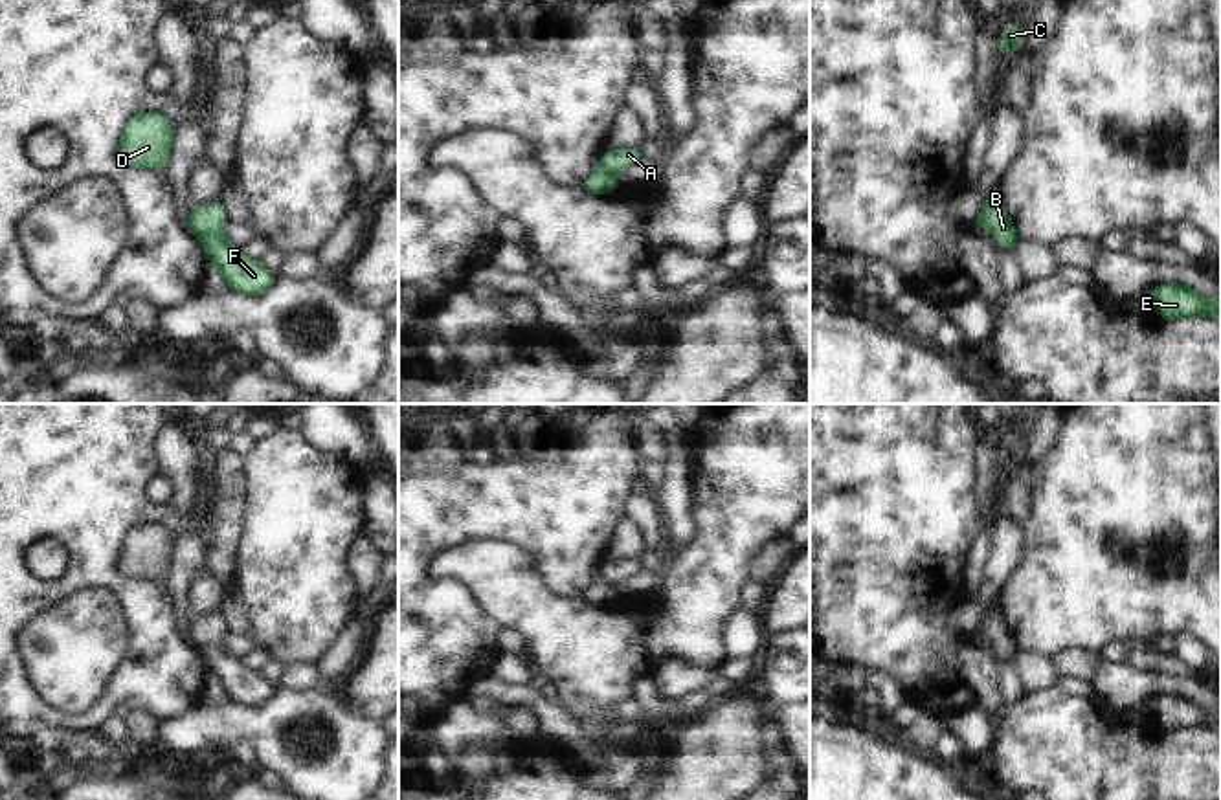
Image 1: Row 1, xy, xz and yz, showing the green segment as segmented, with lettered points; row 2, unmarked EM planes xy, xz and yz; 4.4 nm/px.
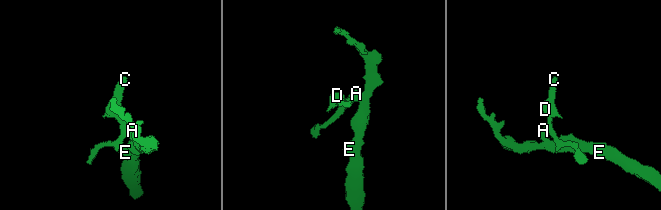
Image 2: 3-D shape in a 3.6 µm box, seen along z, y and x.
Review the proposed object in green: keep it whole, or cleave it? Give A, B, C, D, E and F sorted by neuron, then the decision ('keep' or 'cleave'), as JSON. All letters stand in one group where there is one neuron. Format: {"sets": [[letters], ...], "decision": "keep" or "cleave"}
{"sets": [["A", "E", "F"], ["B", "C", "D"]], "decision": "cleave"}

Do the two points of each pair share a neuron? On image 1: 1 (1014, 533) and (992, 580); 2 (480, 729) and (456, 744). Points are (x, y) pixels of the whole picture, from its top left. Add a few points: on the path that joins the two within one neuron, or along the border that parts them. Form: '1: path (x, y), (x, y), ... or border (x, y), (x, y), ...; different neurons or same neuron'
1: path (1007, 544), (997, 569); same neuron
2: path (474, 729), (461, 738); same neuron

